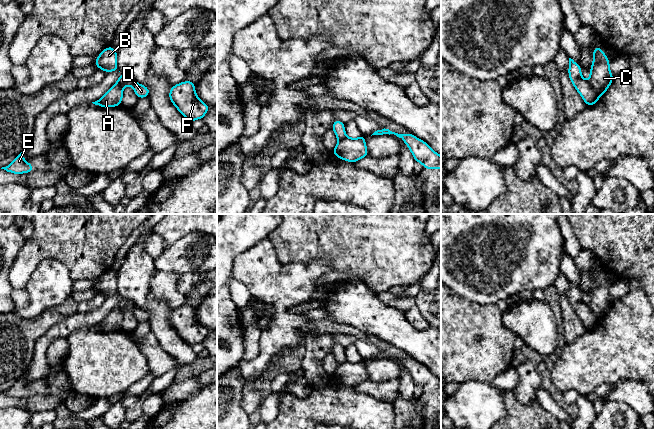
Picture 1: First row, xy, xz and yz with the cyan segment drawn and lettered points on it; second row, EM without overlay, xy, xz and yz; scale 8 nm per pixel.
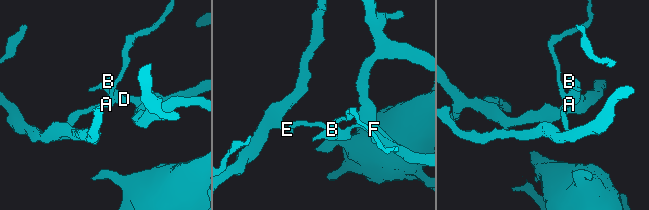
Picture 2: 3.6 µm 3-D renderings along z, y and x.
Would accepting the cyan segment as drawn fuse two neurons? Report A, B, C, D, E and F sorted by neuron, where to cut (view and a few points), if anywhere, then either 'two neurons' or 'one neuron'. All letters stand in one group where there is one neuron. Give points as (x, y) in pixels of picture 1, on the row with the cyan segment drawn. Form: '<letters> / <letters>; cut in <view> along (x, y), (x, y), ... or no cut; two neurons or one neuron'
A B C D E F; no cut; one neuron

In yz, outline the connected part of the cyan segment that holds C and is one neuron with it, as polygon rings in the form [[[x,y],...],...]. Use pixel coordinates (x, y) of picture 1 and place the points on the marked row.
[[[601,47],[593,49],[593,63],[590,68],[590,79],[584,80],[581,76],[581,67],[573,59],[569,58],[568,75],[578,93],[583,98],[586,106],[594,105],[598,99],[608,90],[614,79],[610,68],[610,61]]]

